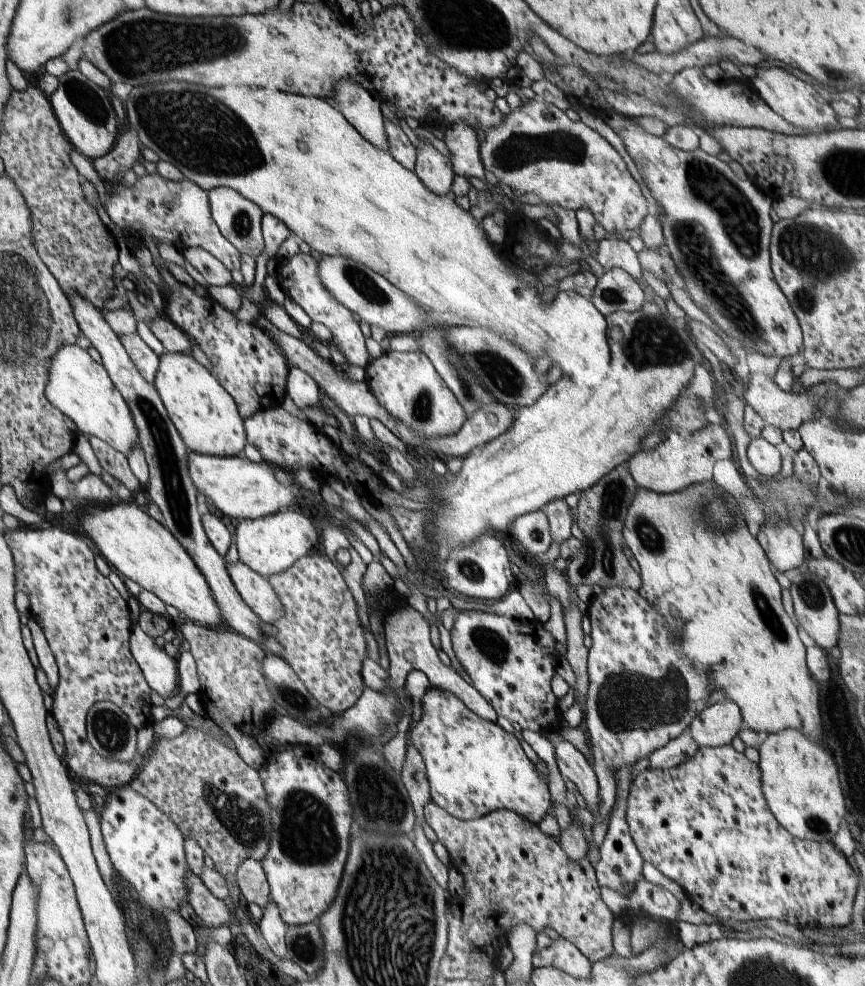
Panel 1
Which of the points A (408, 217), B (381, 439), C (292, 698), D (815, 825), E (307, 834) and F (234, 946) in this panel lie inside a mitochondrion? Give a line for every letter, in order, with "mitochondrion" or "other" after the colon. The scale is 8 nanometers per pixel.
A: other
B: other
C: mitochondrion
D: mitochondrion
E: mitochondrion
F: other

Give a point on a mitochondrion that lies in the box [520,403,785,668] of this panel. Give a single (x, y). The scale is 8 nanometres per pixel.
(616, 491)

